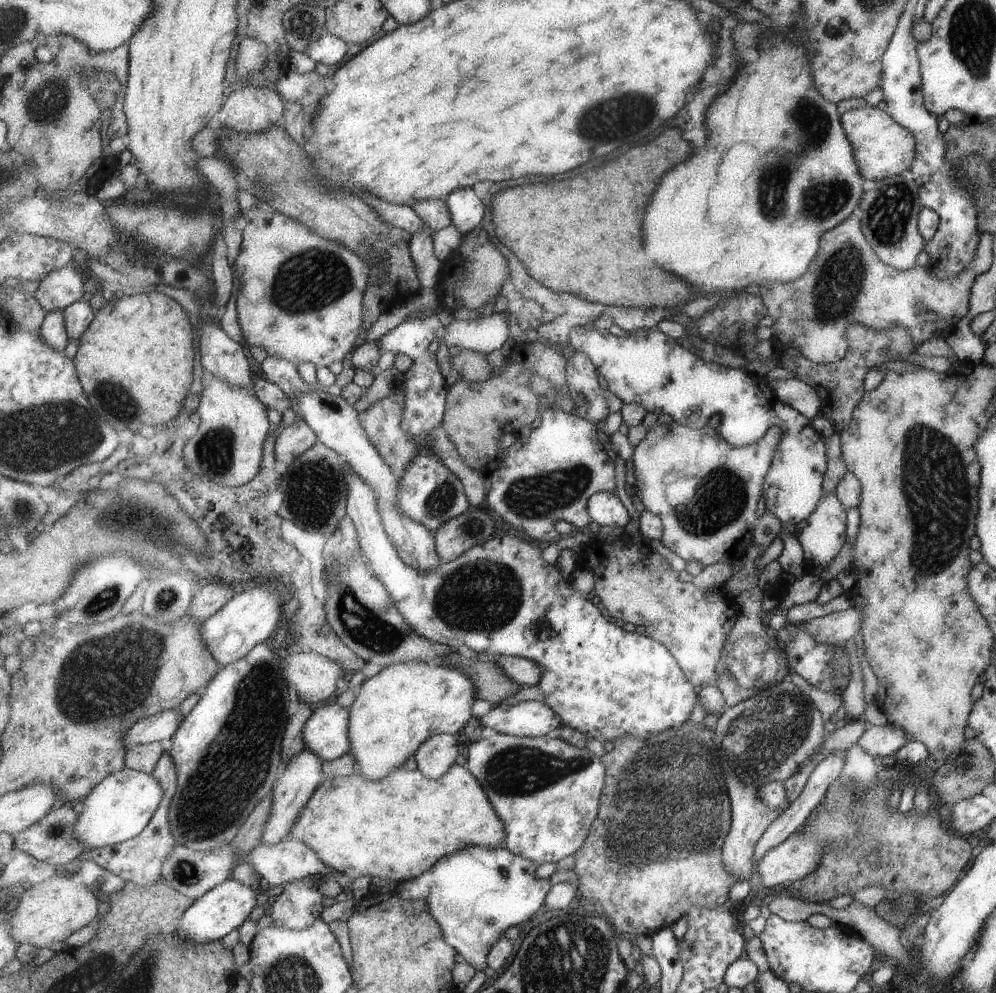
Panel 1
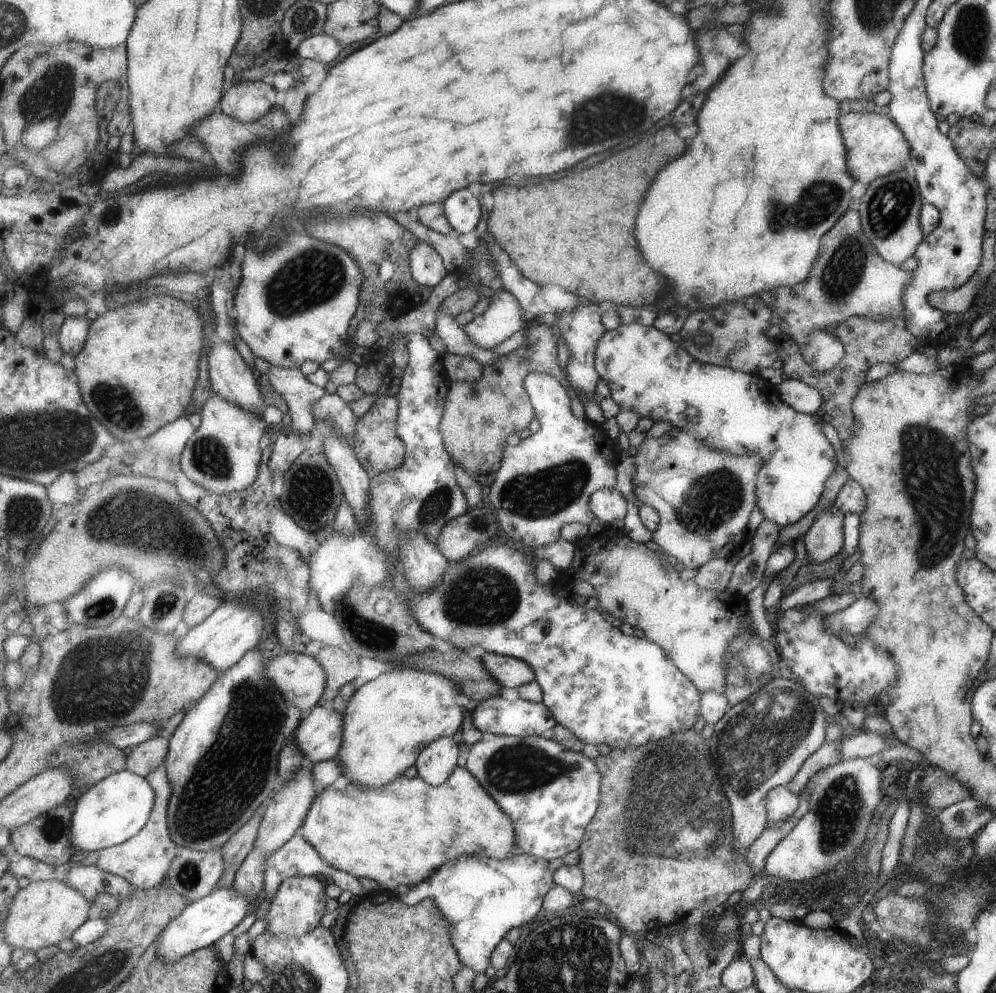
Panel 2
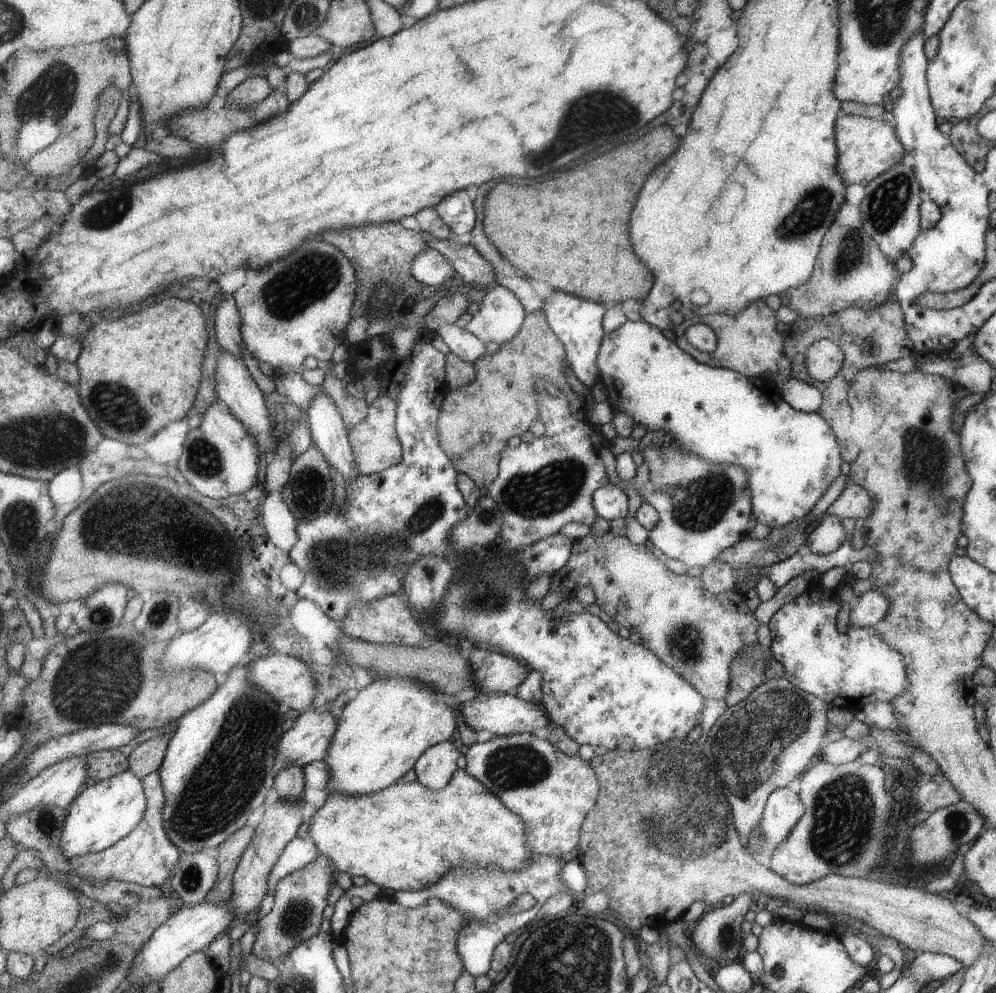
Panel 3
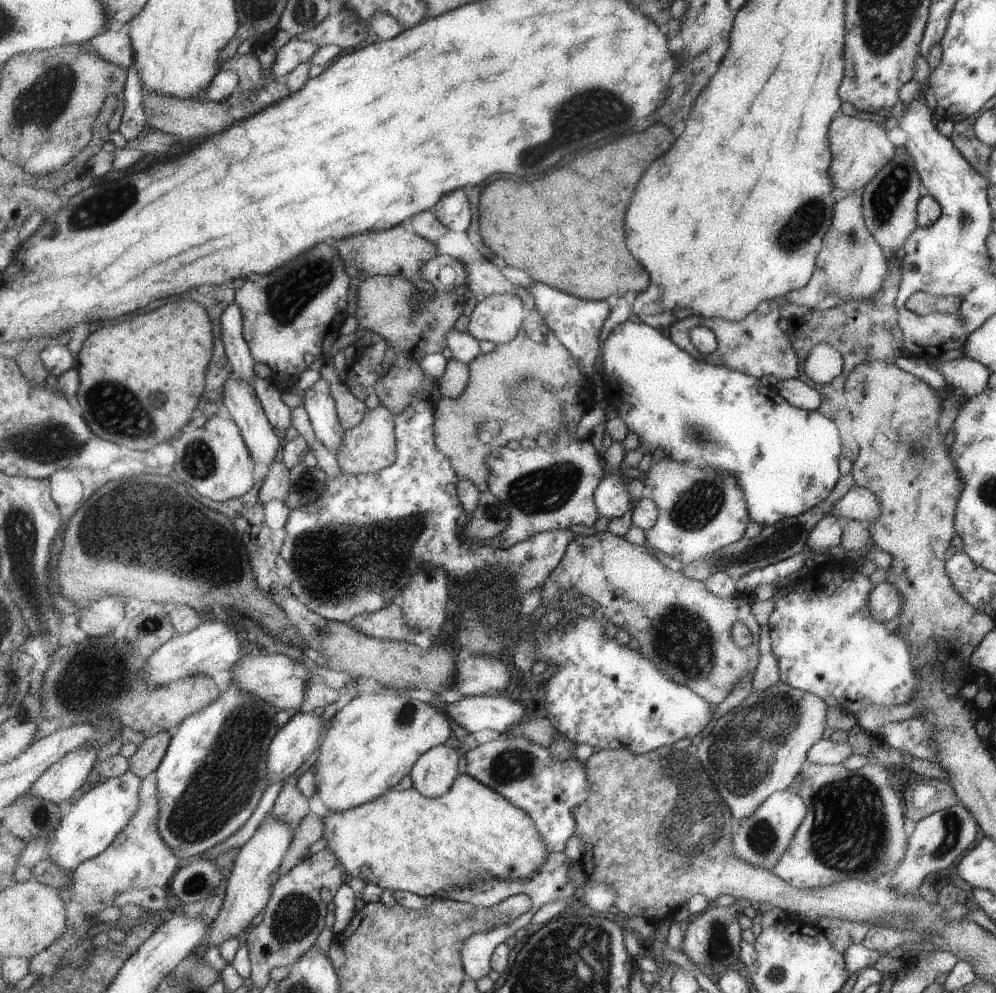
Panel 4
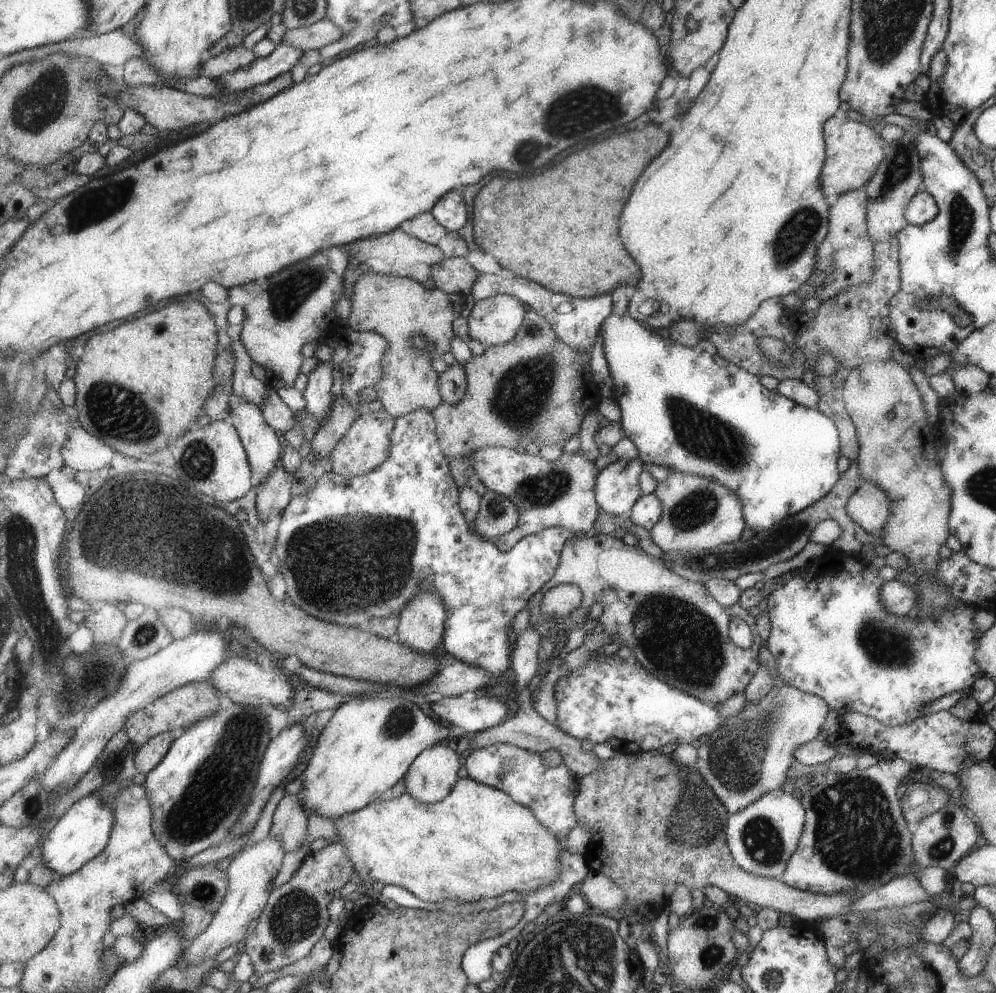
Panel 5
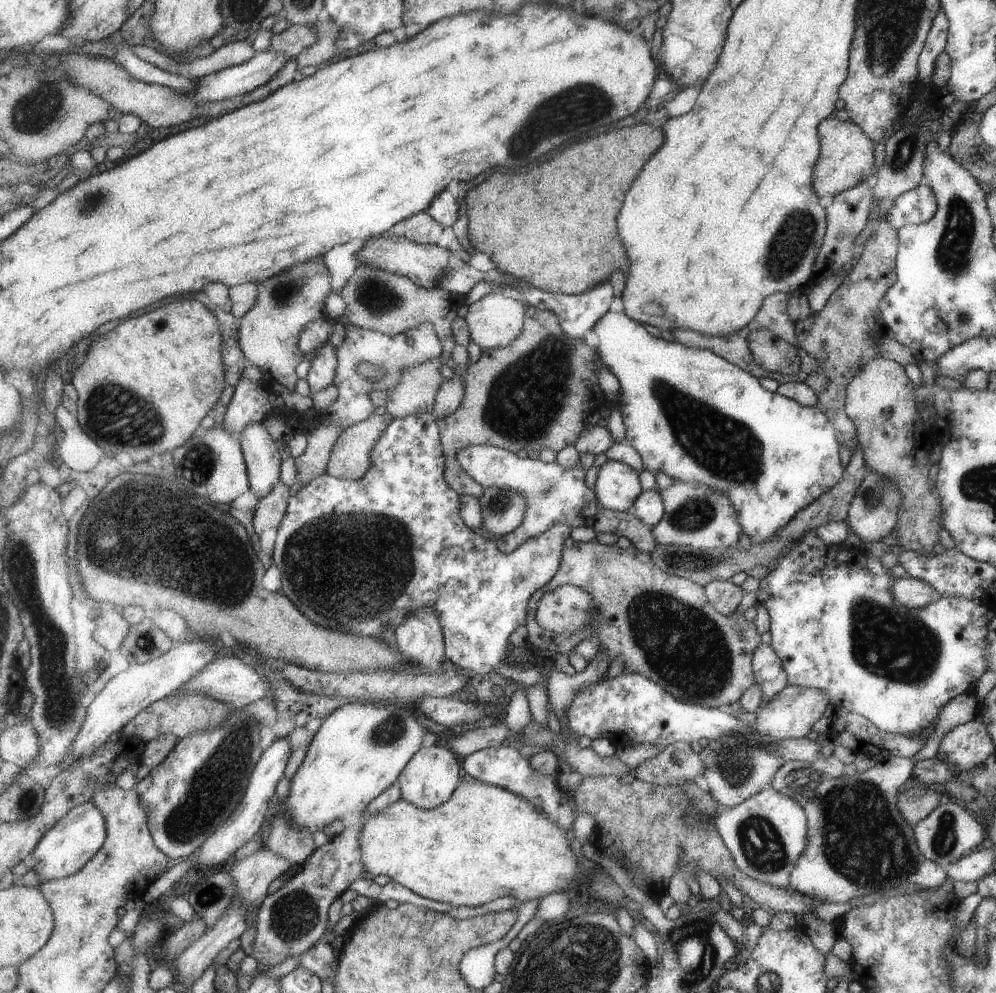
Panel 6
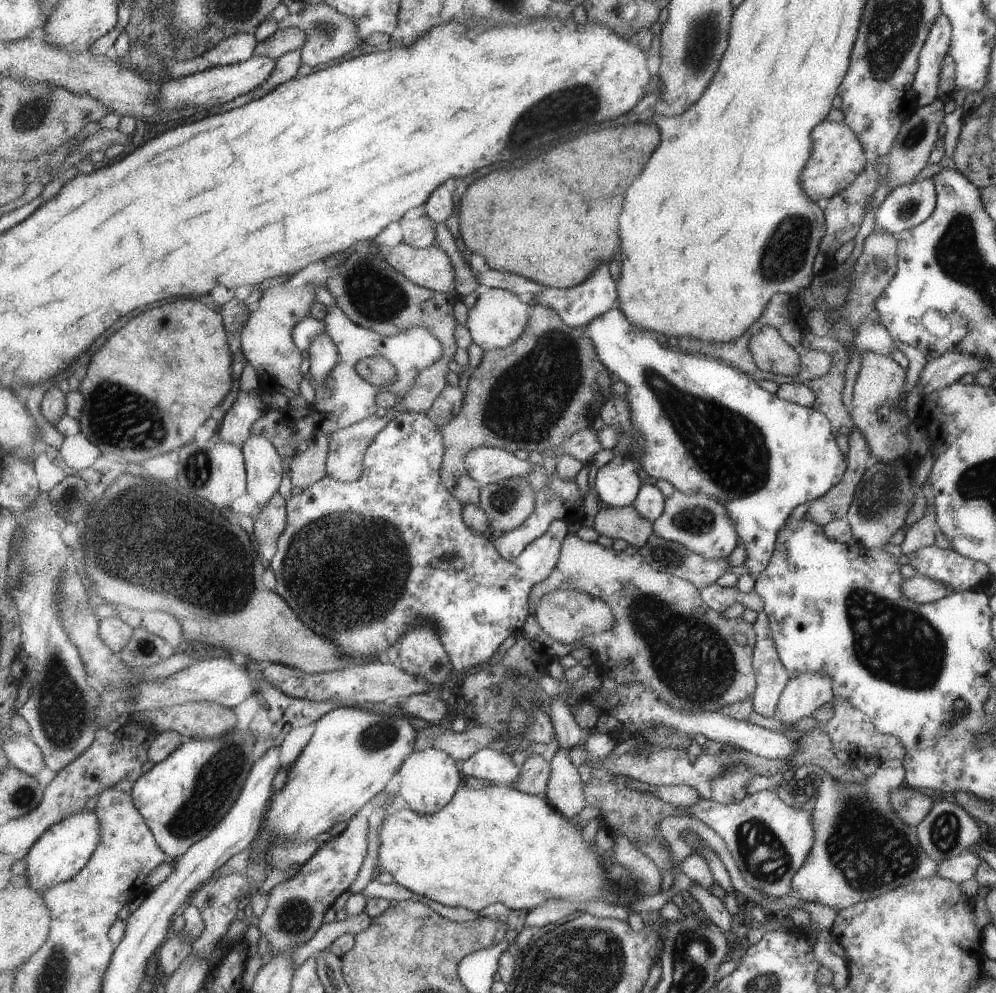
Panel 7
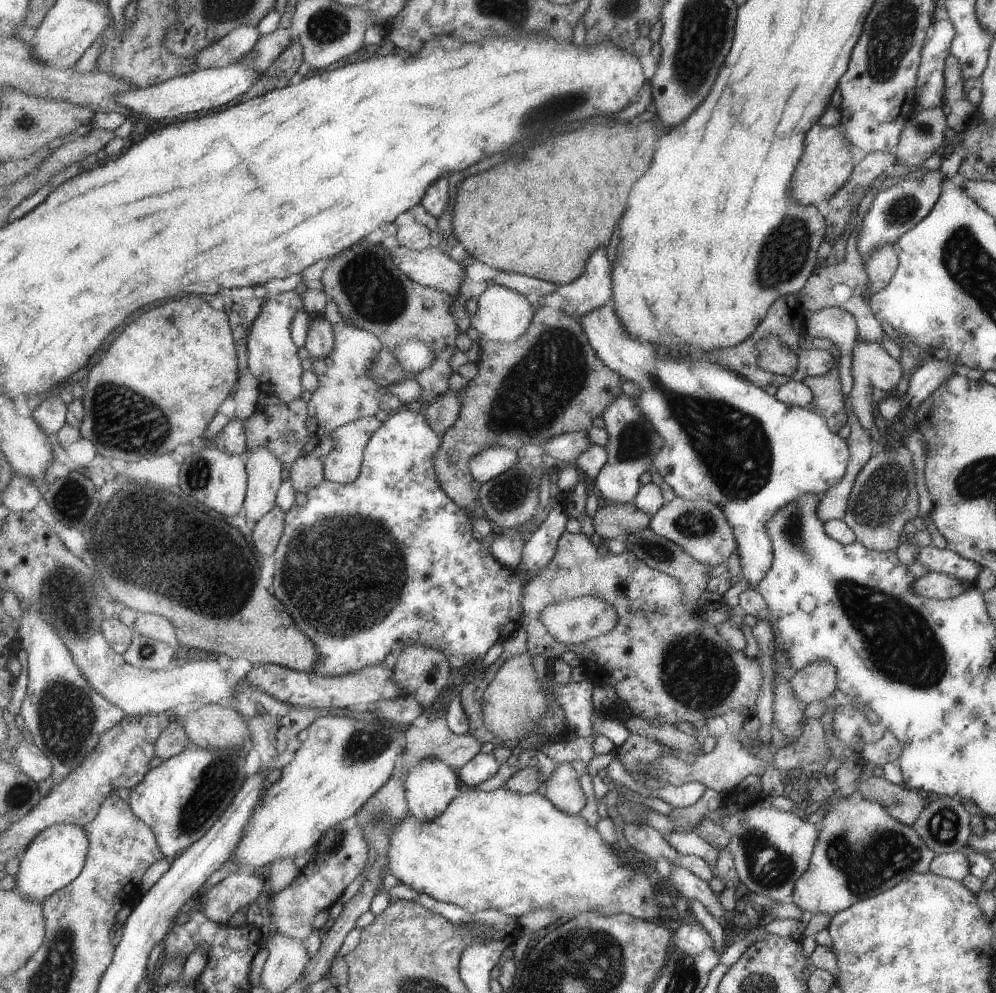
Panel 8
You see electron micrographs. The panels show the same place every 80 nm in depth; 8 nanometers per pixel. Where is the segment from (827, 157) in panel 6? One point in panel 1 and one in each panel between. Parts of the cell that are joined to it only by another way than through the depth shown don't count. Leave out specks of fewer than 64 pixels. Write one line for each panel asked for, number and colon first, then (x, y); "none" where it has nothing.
1: (882, 148)
2: (875, 146)
3: (866, 147)
4: (860, 148)
5: (853, 150)

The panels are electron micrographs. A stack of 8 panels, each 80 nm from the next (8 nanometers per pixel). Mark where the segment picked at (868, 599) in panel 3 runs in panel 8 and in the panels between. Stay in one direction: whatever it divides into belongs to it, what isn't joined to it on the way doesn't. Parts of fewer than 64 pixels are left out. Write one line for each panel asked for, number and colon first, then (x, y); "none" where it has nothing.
4: (884, 602)
5: (897, 598)
6: (910, 593)
7: (920, 590)
8: (932, 585)

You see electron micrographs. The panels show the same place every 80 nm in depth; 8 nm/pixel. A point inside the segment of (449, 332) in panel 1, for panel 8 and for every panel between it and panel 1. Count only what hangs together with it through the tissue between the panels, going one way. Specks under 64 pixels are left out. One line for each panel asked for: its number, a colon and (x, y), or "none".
2: (504, 316)
3: (501, 316)
4: (499, 318)
5: (497, 320)
6: (495, 321)
7: (499, 318)
8: (504, 315)

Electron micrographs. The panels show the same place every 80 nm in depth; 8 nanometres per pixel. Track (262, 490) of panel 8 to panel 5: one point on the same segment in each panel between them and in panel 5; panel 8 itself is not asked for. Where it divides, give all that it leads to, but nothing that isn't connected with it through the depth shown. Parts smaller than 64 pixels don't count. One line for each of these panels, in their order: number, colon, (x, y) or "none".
5: (260, 440)
6: (264, 464)
7: (264, 464)

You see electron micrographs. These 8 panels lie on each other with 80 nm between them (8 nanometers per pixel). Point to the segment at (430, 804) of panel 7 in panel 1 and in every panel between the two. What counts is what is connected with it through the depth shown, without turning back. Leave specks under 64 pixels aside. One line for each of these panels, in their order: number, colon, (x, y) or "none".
1: (435, 757)
2: (435, 764)
3: (436, 767)
4: (435, 773)
5: (434, 774)
6: (431, 778)

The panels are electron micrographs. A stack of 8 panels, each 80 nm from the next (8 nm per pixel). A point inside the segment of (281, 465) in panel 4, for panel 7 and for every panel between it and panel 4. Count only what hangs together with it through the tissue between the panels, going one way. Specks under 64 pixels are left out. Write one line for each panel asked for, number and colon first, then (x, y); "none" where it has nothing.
5: (275, 494)
6: (270, 511)
7: (271, 522)

